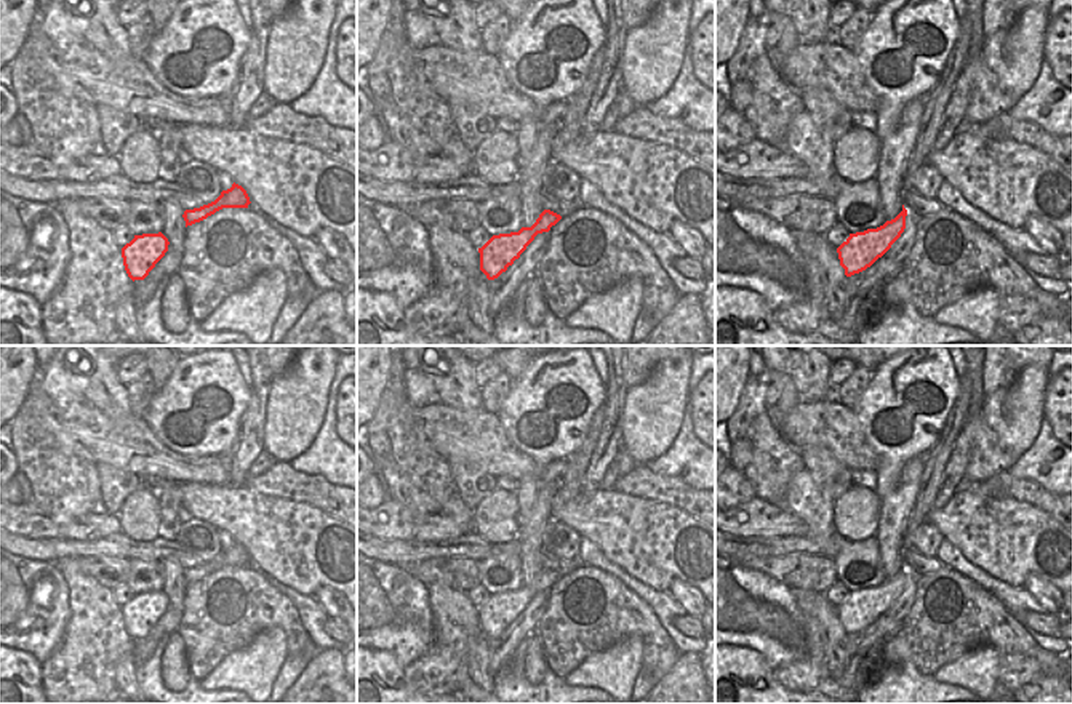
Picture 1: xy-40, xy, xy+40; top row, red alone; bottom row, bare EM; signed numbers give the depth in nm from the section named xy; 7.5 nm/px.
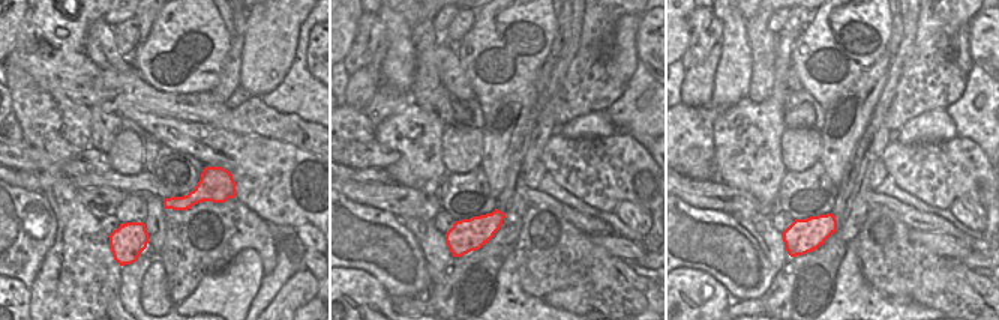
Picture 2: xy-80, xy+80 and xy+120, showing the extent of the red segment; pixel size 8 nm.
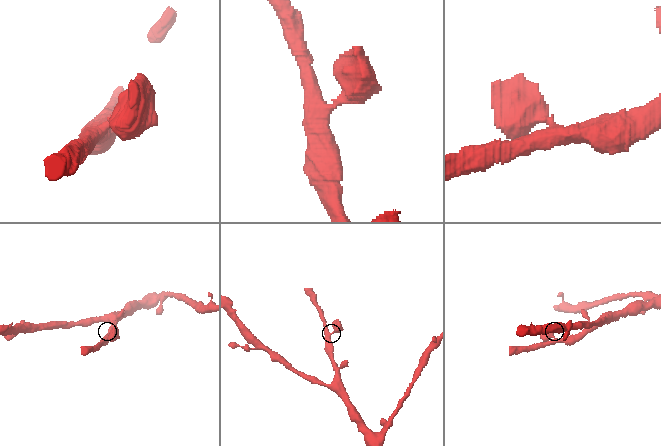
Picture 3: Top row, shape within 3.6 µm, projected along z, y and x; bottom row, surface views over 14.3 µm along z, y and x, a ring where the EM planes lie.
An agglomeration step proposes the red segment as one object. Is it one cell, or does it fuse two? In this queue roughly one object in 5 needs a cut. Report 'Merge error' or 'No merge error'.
No merge error.

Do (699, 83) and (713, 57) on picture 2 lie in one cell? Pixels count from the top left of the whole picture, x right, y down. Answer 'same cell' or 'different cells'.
same cell

